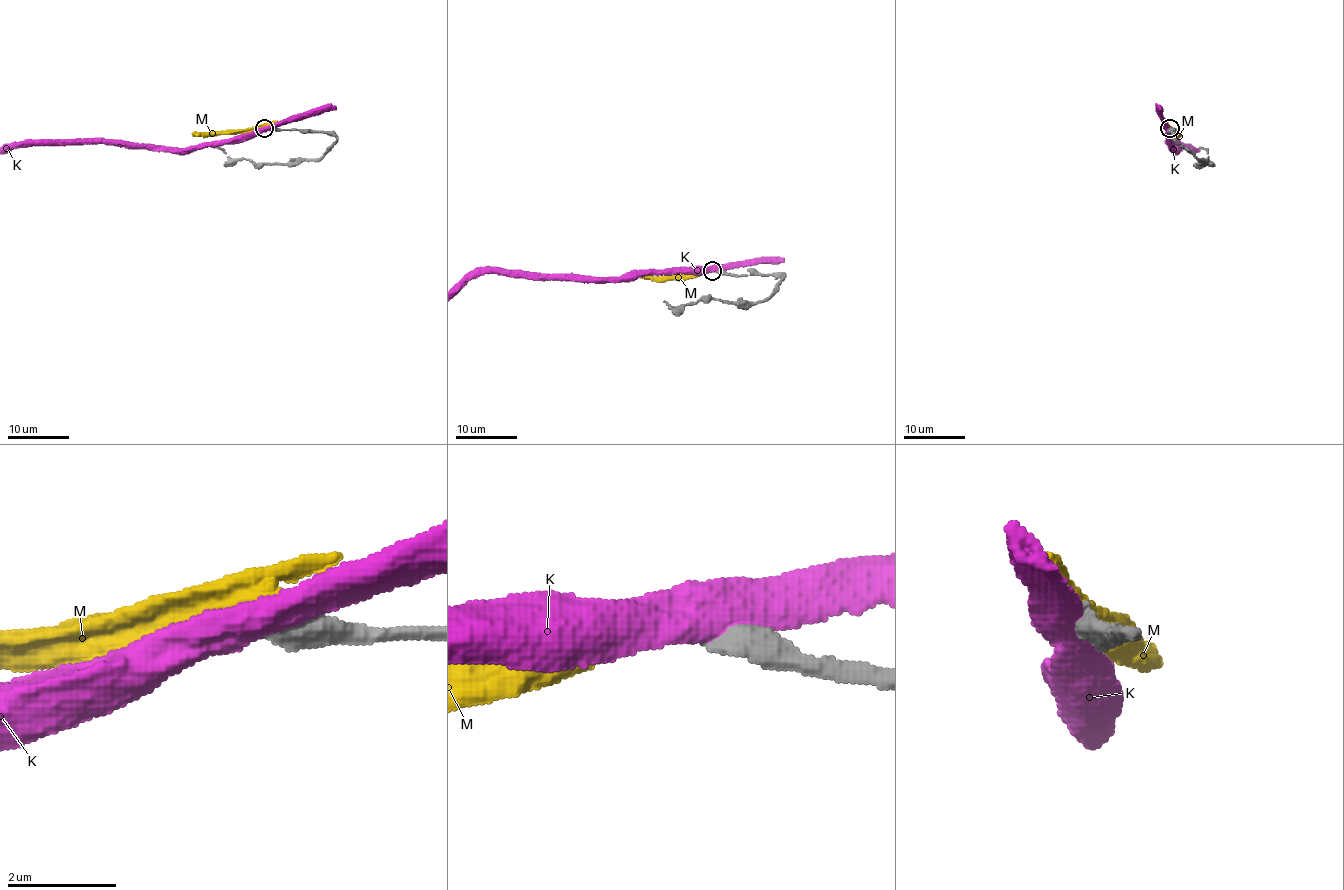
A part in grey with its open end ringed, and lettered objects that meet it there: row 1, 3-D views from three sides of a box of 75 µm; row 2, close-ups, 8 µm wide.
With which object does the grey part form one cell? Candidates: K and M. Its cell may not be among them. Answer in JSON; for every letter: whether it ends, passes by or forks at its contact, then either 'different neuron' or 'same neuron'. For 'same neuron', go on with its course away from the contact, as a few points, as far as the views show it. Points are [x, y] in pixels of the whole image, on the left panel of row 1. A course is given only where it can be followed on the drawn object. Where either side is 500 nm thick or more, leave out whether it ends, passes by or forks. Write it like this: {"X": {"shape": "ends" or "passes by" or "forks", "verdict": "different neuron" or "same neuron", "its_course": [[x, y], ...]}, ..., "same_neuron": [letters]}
{"K": {"verdict": "different neuron"}, "M": {"verdict": "different neuron"}, "same_neuron": []}

